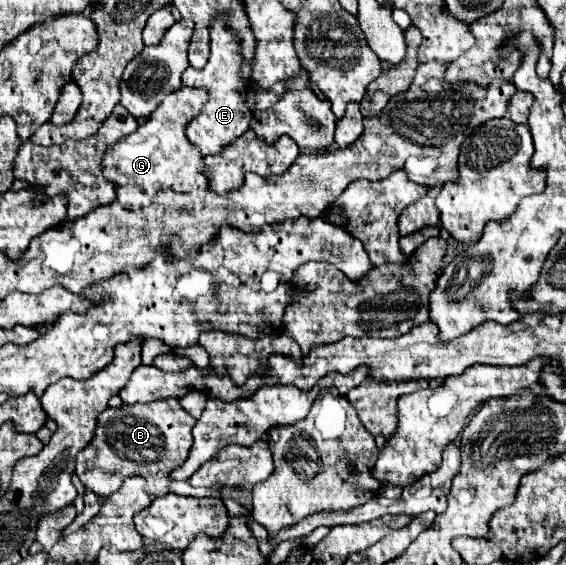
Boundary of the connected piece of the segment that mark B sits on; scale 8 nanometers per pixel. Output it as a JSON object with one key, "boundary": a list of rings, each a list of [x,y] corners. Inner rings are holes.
{"boundary":[[[159,399],[153,403],[137,403],[137,405],[119,405],[119,407],[107,407],[97,417],[97,431],[91,443],[77,455],[77,475],[83,485],[87,485],[93,493],[105,495],[115,491],[115,483],[123,483],[123,477],[139,475],[151,485],[151,495],[165,495],[169,481],[169,471],[173,467],[179,467],[187,455],[189,447],[193,443],[191,429],[195,425],[195,419],[183,411],[179,405],[179,399]]]}

